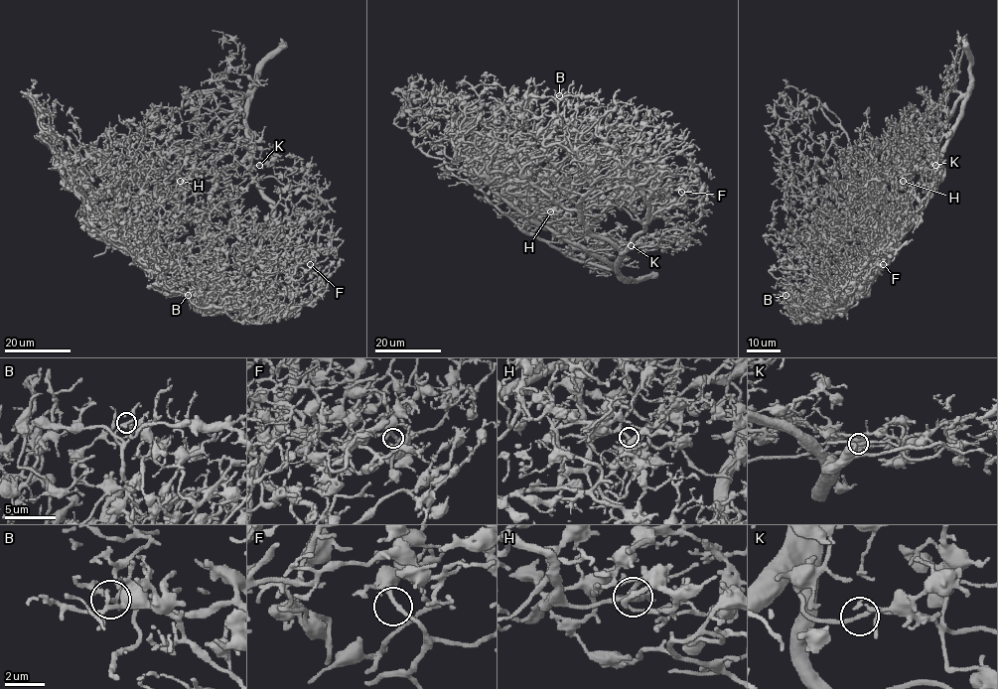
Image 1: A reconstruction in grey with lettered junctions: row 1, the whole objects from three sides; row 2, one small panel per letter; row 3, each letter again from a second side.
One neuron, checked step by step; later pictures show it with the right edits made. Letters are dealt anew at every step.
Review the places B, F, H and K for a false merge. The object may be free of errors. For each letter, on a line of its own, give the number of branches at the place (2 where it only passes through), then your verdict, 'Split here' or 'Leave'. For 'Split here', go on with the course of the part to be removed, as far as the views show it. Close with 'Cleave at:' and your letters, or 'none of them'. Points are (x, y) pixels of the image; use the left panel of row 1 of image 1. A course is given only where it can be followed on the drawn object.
B: Branches: 2. Leave
F: Branches: 2. Leave
H: Branches: 2. Leave
K: Branches: 2. Leave
Cleave at: none of them

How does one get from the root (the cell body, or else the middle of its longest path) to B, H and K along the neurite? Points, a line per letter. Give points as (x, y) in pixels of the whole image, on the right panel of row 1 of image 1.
B: (835, 266), (817, 275), (827, 283), (828, 292), (798, 297), (785, 295)
H: (835, 266), (849, 250), (865, 248), (869, 235), (881, 223), (879, 217), (874, 218), (875, 208), (903, 181)
K: (835, 266), (849, 250), (865, 248), (869, 235), (904, 208), (915, 186), (936, 159), (935, 165)

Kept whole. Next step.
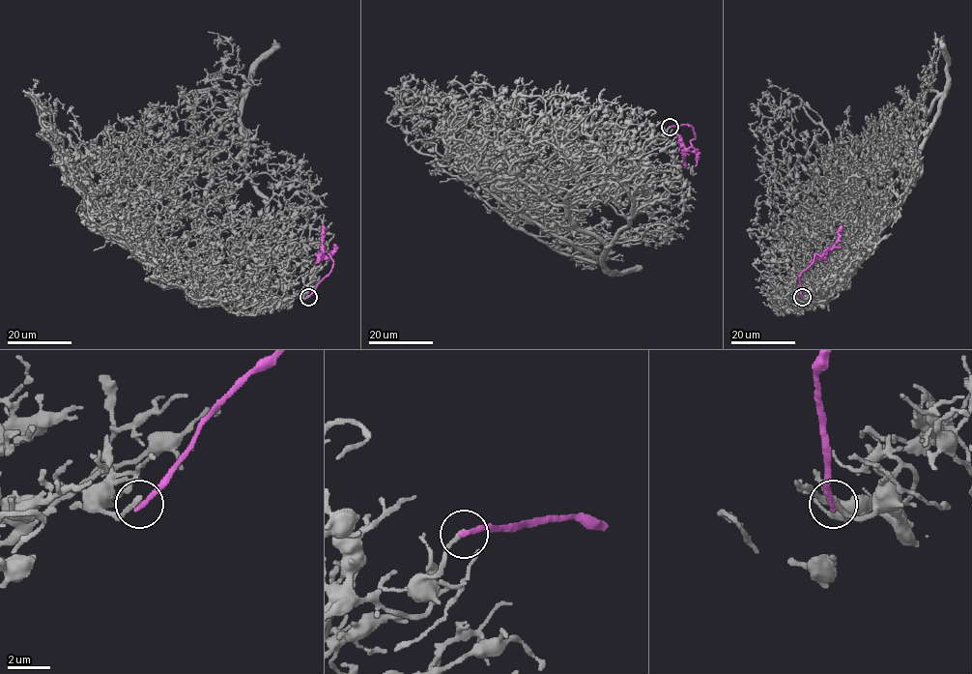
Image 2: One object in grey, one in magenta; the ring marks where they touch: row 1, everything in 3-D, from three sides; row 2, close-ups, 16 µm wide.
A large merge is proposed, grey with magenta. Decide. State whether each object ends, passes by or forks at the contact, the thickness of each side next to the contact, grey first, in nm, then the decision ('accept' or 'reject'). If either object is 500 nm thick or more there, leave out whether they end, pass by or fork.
grey ends; magenta ends; calibres 280 and 240 nm; reject

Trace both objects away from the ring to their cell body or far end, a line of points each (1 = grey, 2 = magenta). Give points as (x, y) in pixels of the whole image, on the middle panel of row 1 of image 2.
1: (670, 127), (638, 159), (582, 177), (569, 215), (534, 217), (472, 172), (419, 154), (389, 123), (396, 92)
2: (670, 127), (689, 125), (693, 129), (695, 138), (685, 151), (685, 167)

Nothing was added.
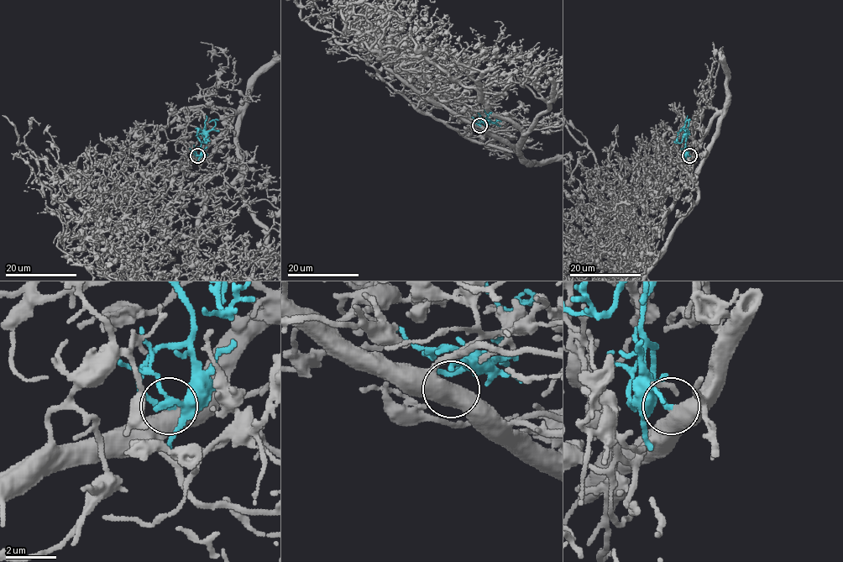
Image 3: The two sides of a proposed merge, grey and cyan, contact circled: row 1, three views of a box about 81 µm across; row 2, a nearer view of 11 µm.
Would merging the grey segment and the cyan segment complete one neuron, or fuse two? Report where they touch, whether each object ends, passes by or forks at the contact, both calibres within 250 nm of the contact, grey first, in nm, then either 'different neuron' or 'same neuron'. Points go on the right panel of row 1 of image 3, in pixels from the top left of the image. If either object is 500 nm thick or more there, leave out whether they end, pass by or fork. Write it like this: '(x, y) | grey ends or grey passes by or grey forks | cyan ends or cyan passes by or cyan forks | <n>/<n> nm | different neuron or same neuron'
(689, 155) | 500/240 nm | same neuron

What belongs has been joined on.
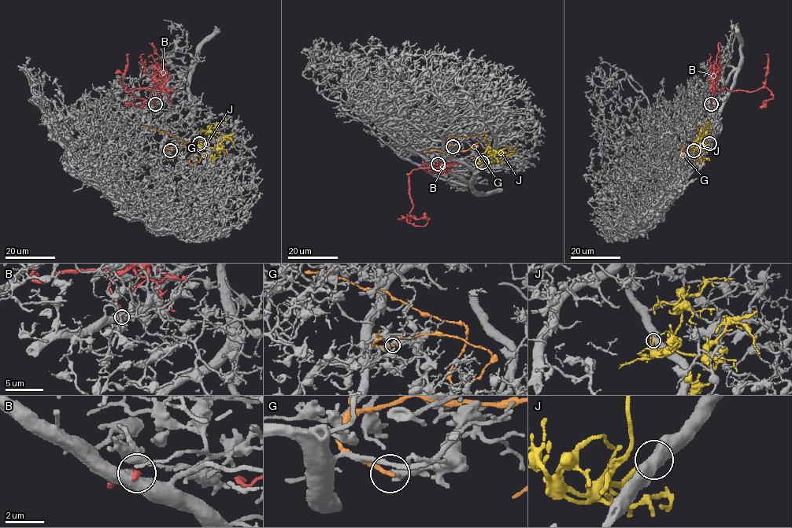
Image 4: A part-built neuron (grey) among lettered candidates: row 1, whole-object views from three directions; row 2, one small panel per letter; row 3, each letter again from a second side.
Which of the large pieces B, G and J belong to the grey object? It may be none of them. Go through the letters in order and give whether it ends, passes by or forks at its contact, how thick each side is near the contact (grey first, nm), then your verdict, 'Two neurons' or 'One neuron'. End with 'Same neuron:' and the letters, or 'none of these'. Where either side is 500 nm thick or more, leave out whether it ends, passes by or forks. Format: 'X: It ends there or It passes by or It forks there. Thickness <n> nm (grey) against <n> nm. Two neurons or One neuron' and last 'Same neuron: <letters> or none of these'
B: Thickness 600 nm (grey) against 340 nm. Two neurons
G: It ends there. Thickness 280 nm (grey) against 220 nm. Two neurons
J: Thickness 600 nm (grey) against 280 nm. One neuron
Same neuron: J

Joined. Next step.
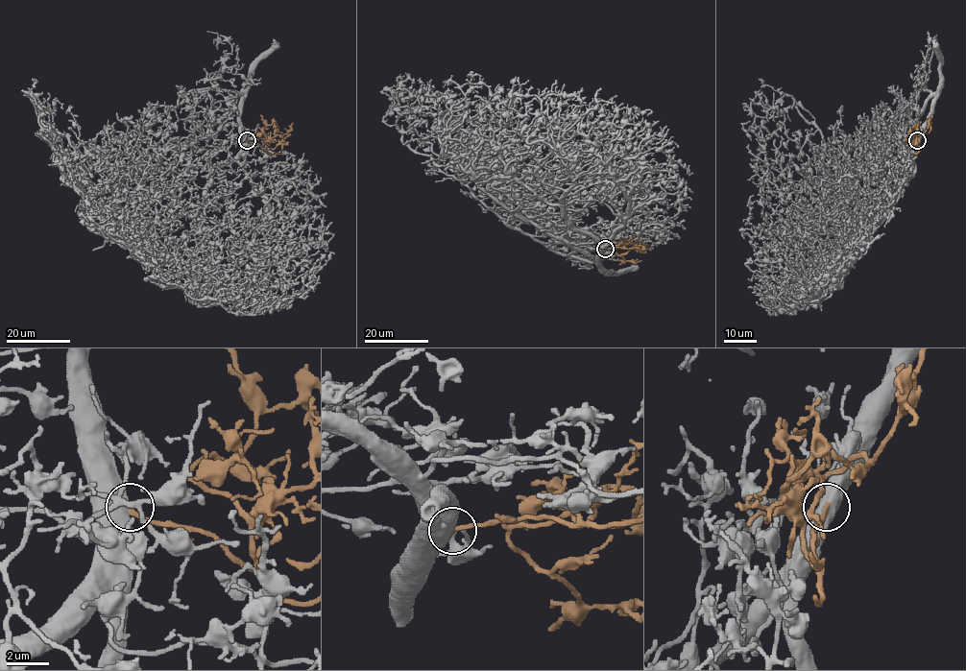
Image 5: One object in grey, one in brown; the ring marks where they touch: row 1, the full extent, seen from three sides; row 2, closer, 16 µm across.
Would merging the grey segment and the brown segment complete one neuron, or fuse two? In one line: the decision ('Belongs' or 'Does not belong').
Belongs

